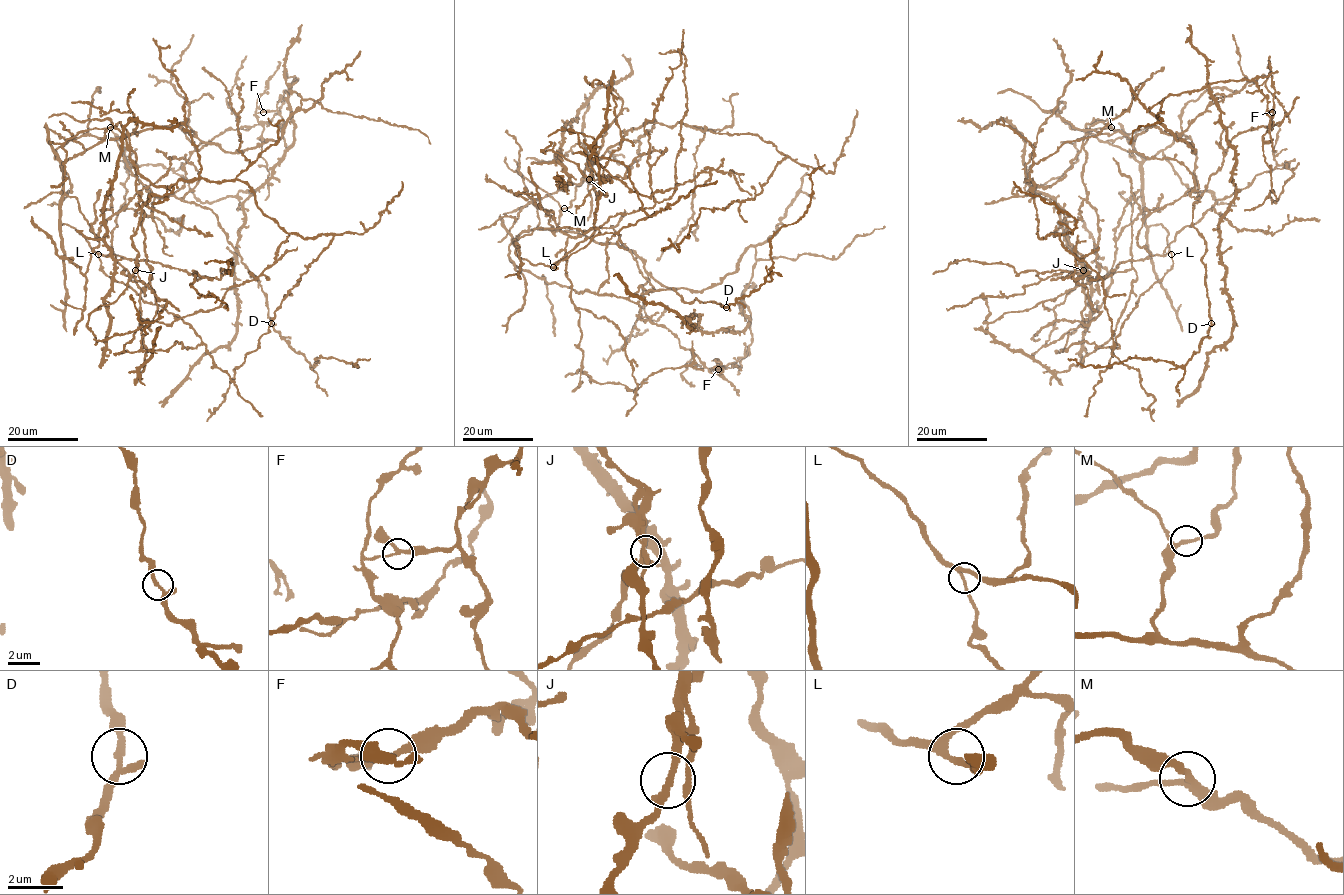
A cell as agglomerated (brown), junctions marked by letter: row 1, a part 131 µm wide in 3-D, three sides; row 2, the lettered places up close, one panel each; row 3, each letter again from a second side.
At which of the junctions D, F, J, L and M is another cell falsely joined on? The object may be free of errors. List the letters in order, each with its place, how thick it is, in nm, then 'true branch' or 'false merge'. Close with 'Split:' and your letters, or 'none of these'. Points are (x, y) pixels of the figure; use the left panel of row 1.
D: place (271, 323); calibre 190 nm; true branch
F: place (263, 112); calibre 180 nm; false merge
J: place (135, 270); calibre 240 nm; true branch
L: place (98, 254); calibre 180 nm; true branch
M: place (110, 127); calibre 200 nm; true branch
Split: F

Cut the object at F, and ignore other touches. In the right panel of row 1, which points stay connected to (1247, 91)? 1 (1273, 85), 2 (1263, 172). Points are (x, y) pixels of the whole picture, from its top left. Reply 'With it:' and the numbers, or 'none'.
With it: 2

